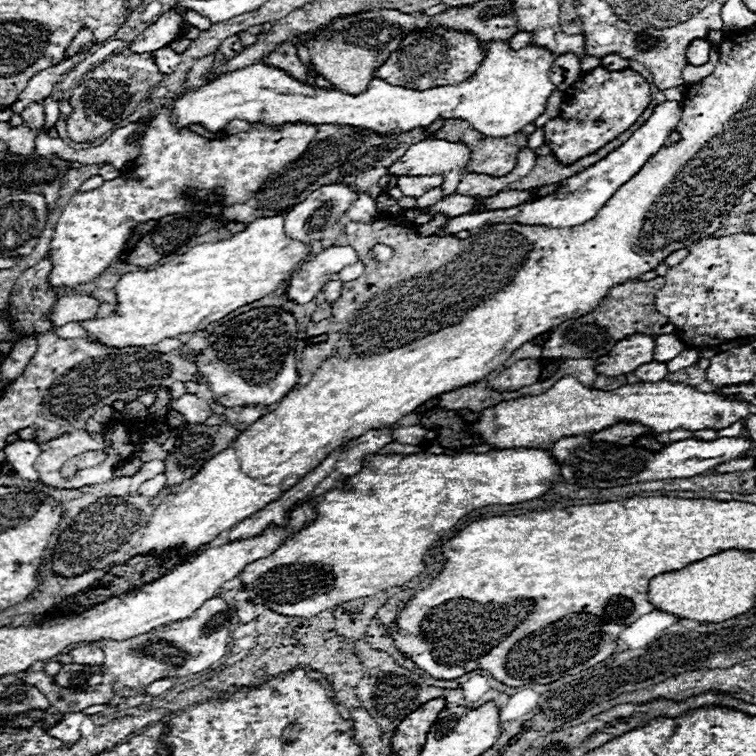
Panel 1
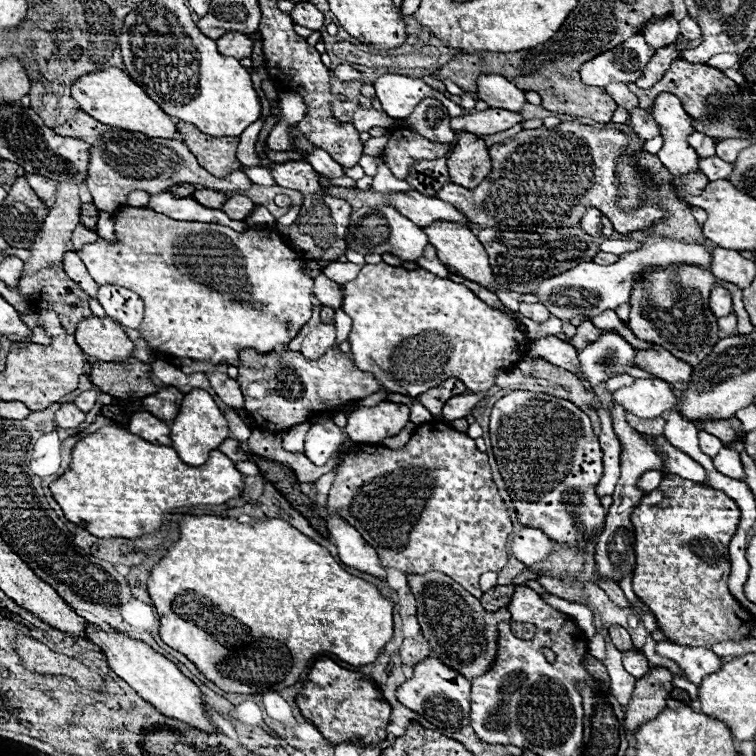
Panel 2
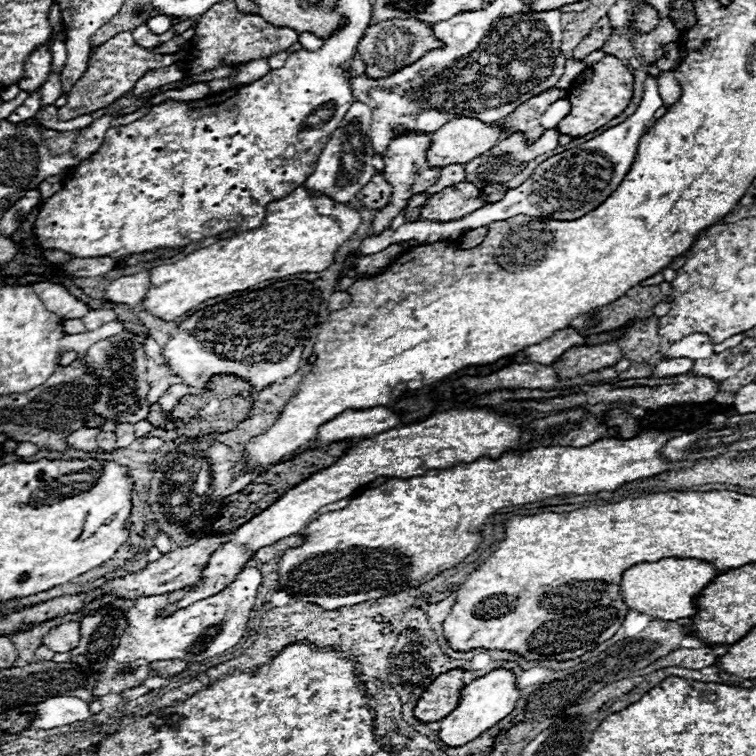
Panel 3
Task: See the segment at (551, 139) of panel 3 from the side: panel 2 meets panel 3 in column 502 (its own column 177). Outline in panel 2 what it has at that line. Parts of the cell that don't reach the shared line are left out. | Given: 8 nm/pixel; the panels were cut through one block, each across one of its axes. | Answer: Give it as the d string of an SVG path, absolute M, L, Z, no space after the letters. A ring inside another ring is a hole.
M108 130L104 132L92 146L90 146L90 166L86 184L90 188L94 206L100 212L114 214L118 208L126 204L126 196L132 190L146 190L146 192L162 192L174 184L188 182L188 184L202 184L204 188L212 188L218 192L236 192L250 188L250 180L244 172L234 170L226 178L210 176L198 162L194 160L192 152L180 140L172 138L148 138L142 132L130 130Z

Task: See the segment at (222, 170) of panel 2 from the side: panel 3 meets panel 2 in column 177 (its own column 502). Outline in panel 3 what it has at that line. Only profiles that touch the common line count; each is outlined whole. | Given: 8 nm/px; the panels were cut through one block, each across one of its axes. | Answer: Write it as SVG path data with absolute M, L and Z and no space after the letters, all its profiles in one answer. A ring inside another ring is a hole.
M550 88L530 100L526 100L526 104L518 106L518 110L514 110L514 114L510 114L504 122L502 128L506 128L506 134L512 132L522 132L530 142L538 140L538 136L542 136L544 128L540 126L540 116L546 112L546 108L560 100L564 96L564 92L560 88Z

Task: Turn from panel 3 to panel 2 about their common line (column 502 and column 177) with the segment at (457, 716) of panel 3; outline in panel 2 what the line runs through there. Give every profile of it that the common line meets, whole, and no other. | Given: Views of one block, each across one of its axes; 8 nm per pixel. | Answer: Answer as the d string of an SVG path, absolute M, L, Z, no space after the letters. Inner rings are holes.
M96 624L86 626L86 636L92 638L100 646L104 656L108 658L110 668L122 680L126 680L138 692L138 696L142 696L146 702L154 704L162 714L166 714L170 718L188 722L190 726L204 730L204 732L214 732L210 718L204 714L204 696L200 694L198 686L192 680L188 680L168 658L164 658L160 652L156 652L152 646L148 646L142 640L130 638L128 634L118 632L118 630L108 634L104 628L100 628Z

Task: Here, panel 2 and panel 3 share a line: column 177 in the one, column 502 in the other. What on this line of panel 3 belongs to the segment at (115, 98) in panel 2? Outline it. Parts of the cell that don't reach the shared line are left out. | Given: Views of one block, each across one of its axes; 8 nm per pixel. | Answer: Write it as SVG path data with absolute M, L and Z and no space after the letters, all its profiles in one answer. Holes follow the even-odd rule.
M478 118L450 120L438 132L432 132L428 164L440 168L446 164L466 164L496 146L502 138L504 132L496 124L486 124Z

